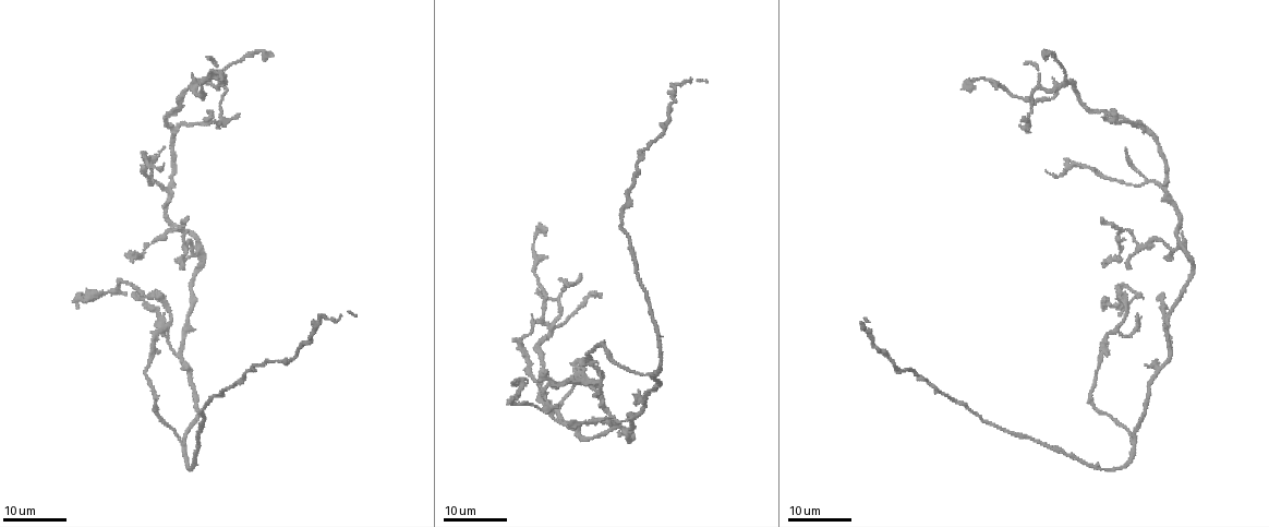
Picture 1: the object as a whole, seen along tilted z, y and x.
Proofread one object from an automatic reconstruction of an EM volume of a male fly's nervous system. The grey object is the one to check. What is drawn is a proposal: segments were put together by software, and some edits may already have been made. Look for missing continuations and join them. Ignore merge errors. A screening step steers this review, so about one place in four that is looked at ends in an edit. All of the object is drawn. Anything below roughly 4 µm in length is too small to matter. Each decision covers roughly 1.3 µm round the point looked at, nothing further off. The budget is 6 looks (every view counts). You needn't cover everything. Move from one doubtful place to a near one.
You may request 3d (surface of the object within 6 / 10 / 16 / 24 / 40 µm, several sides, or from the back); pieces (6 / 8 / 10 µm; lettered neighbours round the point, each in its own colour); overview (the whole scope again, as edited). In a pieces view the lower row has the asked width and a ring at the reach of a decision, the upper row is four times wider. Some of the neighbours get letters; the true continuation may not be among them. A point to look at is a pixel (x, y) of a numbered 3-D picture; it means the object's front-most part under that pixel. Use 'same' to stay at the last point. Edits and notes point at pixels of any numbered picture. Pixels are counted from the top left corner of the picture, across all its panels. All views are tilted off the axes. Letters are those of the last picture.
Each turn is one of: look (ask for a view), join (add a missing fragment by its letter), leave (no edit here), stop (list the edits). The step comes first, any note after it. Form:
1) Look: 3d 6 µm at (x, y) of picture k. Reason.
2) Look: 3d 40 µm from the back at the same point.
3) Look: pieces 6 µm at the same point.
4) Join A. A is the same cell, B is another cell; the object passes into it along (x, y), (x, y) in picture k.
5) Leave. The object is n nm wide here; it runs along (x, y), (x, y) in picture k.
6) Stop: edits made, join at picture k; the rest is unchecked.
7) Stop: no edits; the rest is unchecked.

Look: 3d 16 µm at (548, 394) of picture 1. Thin end.

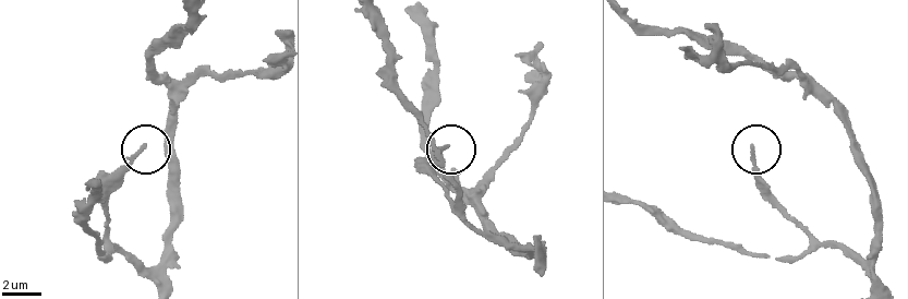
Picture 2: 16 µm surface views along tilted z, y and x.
Look: pieces 6 µm at (449, 147) of picture 2.

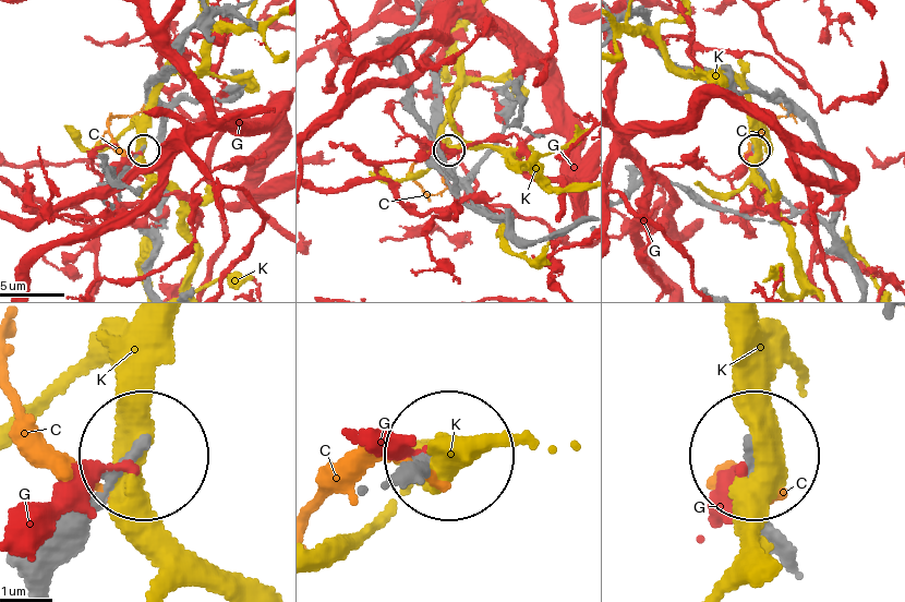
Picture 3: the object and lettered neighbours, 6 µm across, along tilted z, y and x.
Leave. The object is 150 nm wide here; C, G and K are other cells; it runs along (51, 579), (64, 538), (132, 462) in picture 3; none of them fits.

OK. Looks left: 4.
Look: 3d 16 µm at (214, 118) of picture 1. Free end.

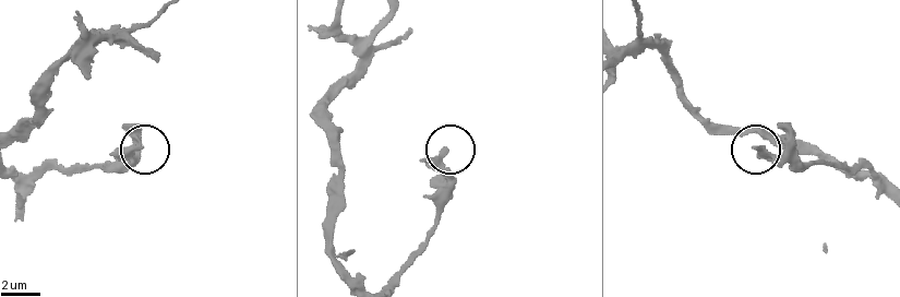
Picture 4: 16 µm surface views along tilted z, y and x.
Look: pieces 8 µm at (753, 148) of picture 4.

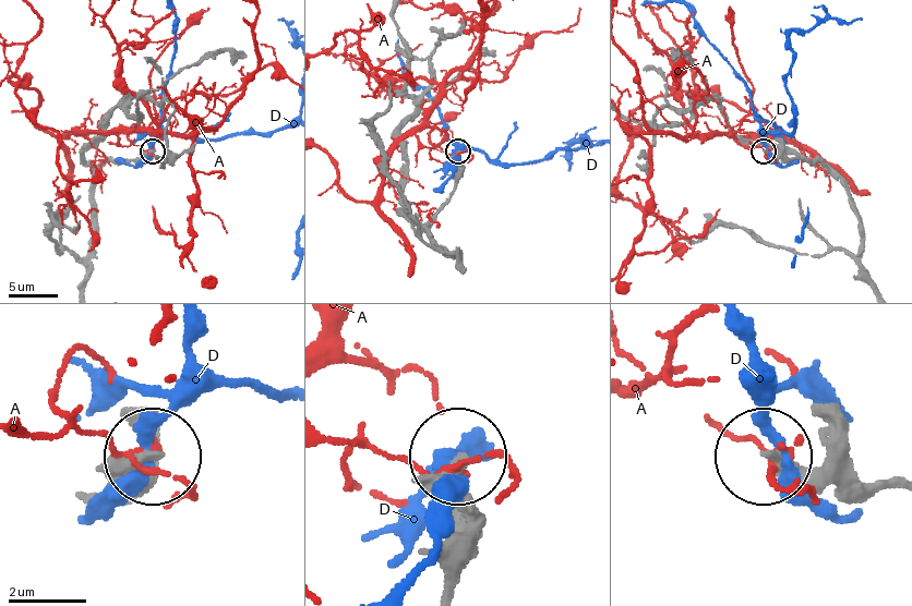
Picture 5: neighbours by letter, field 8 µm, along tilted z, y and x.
Leave. A and D are other cells; it runs along (891, 489), (846, 487), (823, 470), (769, 456) in picture 5; none of them fits.

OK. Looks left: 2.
Look: 3d 16 µm at (537, 289) of picture 1. An open end.

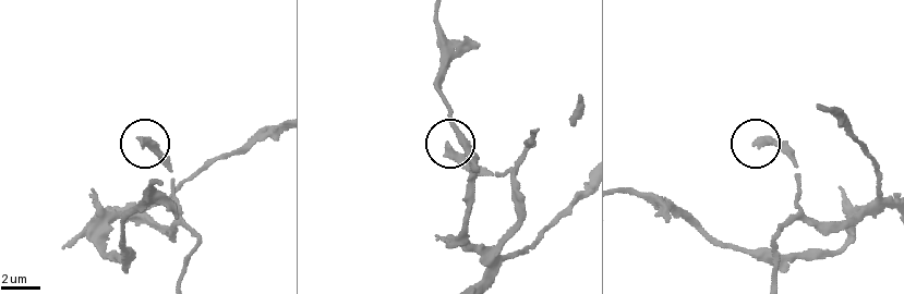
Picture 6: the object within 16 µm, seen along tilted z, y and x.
Look: pieces 6 µm at (755, 146) of picture 6. See the neighbours.

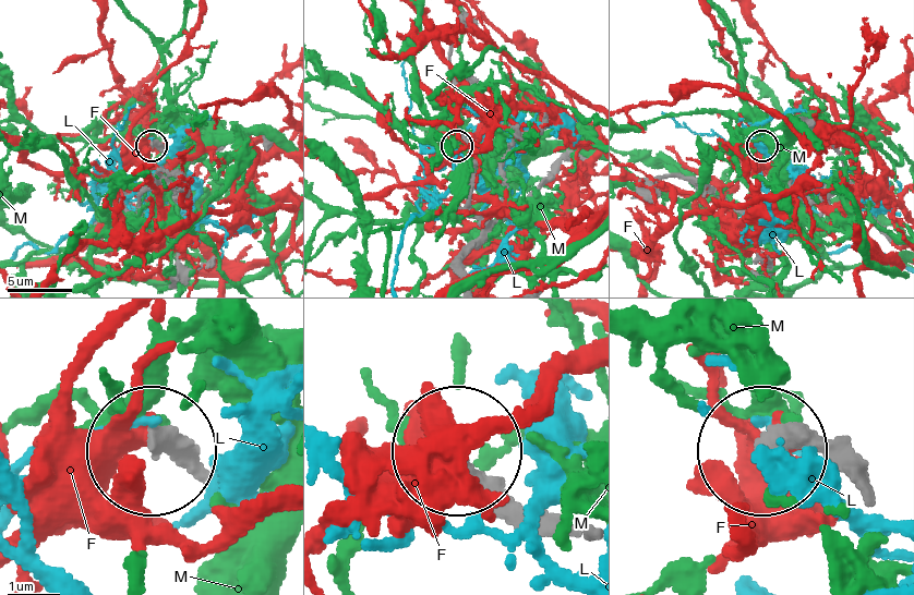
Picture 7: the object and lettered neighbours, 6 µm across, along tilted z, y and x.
Leave. F, L and M are other cells; no lettered fragment goes on from it.

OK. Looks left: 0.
Stop: no edits; the rest is unchecked.

